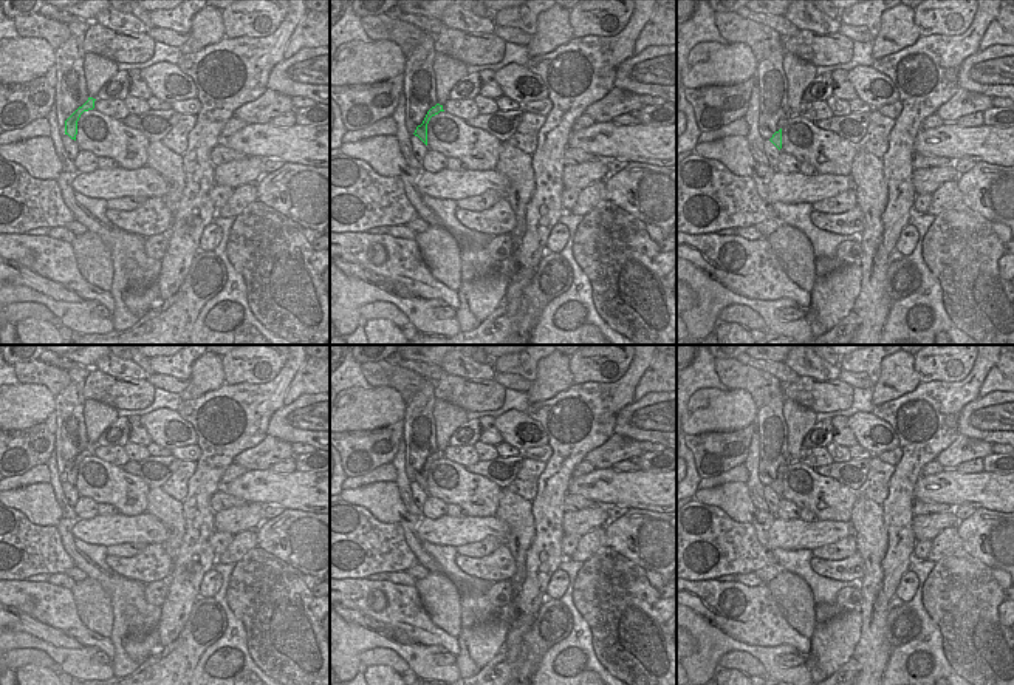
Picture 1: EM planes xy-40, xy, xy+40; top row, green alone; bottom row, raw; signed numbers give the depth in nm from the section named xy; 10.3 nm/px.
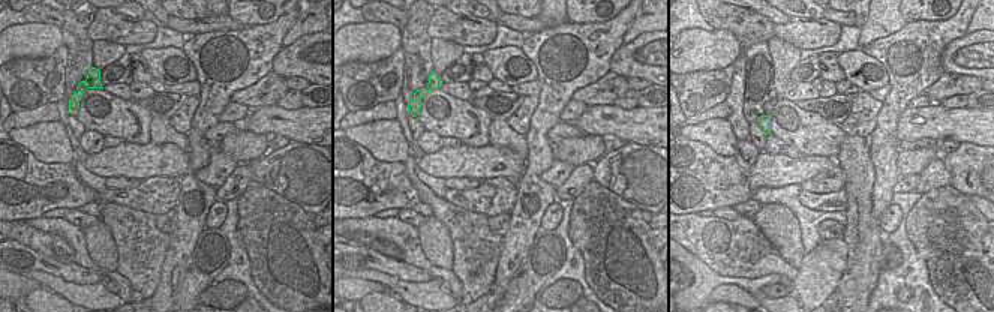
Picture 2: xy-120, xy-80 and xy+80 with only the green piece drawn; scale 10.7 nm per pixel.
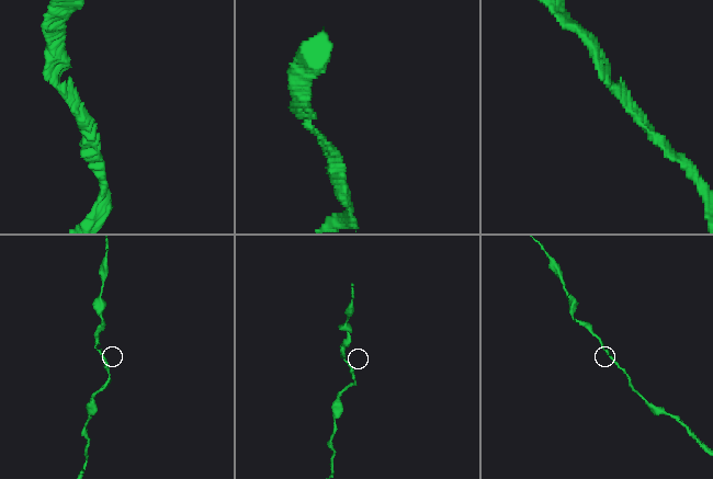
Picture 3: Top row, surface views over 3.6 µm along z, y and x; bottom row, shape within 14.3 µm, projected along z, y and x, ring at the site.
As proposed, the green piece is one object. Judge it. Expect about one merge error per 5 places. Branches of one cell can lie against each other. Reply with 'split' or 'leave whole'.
leave whole

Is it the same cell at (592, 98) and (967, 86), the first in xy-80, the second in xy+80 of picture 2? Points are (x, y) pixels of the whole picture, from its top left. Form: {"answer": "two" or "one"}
{"answer": "one"}

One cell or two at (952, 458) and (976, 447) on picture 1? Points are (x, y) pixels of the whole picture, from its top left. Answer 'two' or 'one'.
one

